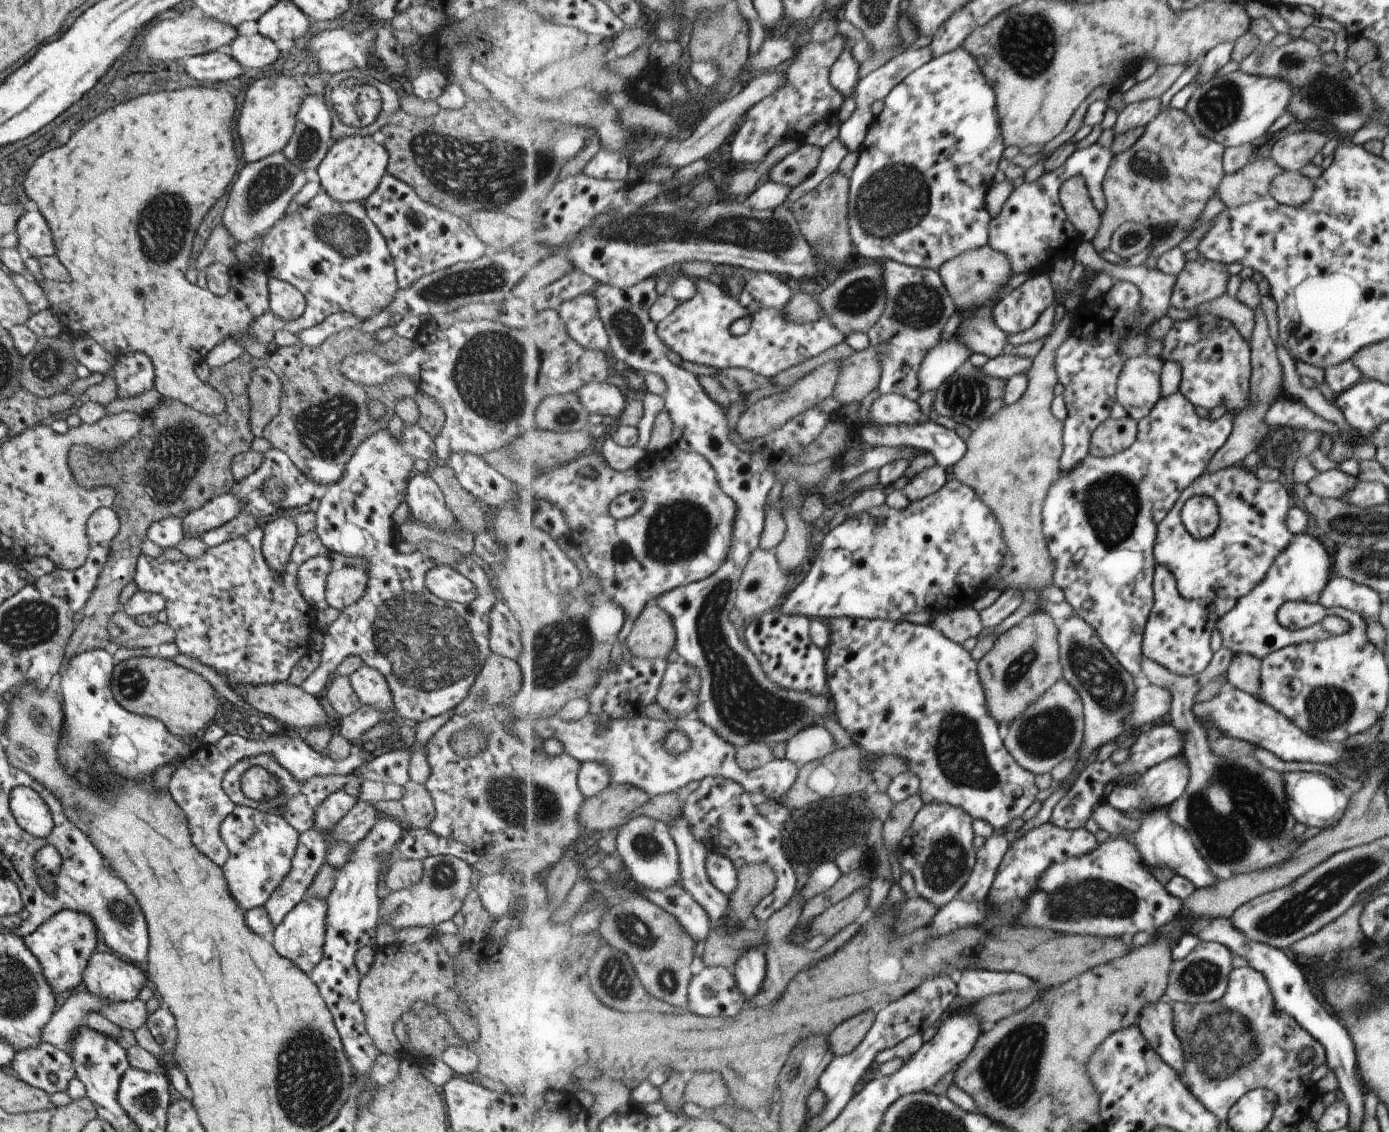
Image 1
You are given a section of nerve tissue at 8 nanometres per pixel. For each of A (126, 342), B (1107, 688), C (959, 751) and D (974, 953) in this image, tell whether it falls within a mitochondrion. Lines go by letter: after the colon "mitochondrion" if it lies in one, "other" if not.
A: other
B: mitochondrion
C: mitochondrion
D: other

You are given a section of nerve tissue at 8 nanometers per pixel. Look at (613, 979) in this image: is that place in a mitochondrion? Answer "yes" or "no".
yes

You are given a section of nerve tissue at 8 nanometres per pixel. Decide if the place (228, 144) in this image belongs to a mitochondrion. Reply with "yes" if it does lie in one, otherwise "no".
no

